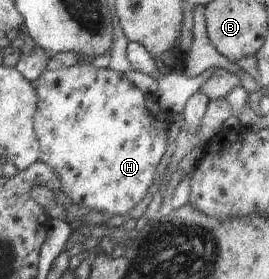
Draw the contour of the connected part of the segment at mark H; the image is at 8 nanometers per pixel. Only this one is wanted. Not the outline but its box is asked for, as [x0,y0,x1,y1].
[33,61,174,222]

